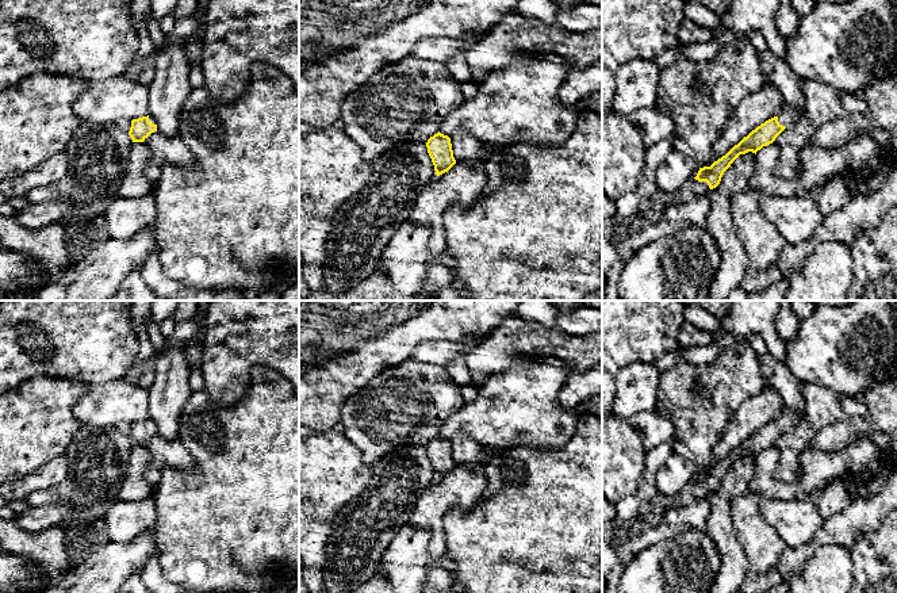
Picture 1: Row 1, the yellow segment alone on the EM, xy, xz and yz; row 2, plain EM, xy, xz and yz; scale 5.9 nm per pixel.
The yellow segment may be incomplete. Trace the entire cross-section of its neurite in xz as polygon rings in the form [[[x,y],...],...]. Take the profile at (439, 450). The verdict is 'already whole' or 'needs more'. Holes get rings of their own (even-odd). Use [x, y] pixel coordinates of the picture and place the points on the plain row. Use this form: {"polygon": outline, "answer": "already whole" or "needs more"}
{"polygon": [[[438,435],[428,443],[426,451],[437,479],[448,475],[456,467],[448,439]]], "answer": "already whole"}

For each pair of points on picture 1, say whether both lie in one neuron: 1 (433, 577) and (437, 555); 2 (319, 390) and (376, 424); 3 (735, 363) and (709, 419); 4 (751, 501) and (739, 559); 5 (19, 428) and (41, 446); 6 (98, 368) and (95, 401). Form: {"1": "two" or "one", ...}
{"1": "one", "2": "two", "3": "one", "4": "two", "5": "one", "6": "two"}

